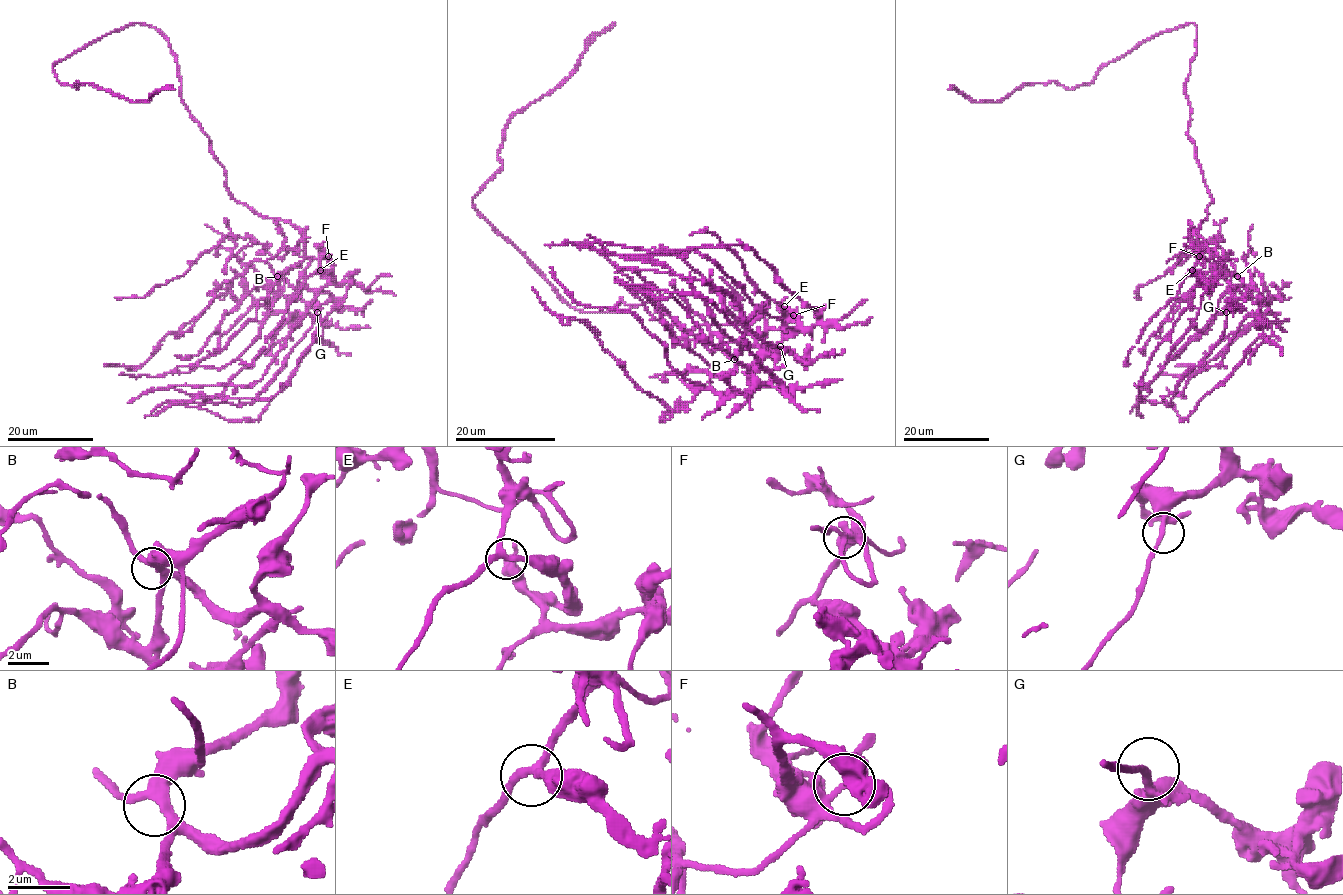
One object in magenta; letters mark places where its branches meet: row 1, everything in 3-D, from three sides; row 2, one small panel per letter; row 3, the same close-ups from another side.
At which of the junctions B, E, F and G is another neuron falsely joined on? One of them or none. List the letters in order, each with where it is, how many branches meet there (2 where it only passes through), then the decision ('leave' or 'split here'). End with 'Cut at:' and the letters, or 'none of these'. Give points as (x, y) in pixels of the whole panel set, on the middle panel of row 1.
B: at (734, 359); 3 branches meet; leave
E: at (784, 306); 3 branches meet; leave
F: at (793, 315); 3 branches meet; leave
G: at (780, 346); 3 branches meet; leave
Cut at: none of these

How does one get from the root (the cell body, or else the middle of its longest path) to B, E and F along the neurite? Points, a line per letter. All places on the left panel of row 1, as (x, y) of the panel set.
B: (226, 183), (228, 192), (237, 201), (266, 217), (288, 221), (300, 231), (304, 259), (277, 276)
E: (226, 183), (237, 201), (257, 213), (290, 222), (303, 238), (305, 254), (316, 259), (322, 257), (320, 270)
F: (226, 183), (237, 201), (257, 213), (290, 222), (301, 233), (307, 256), (328, 256)

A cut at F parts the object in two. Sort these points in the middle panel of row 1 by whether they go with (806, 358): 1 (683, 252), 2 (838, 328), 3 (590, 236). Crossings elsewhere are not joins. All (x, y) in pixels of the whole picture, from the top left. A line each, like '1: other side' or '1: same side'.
1: other side
2: other side
3: same side

